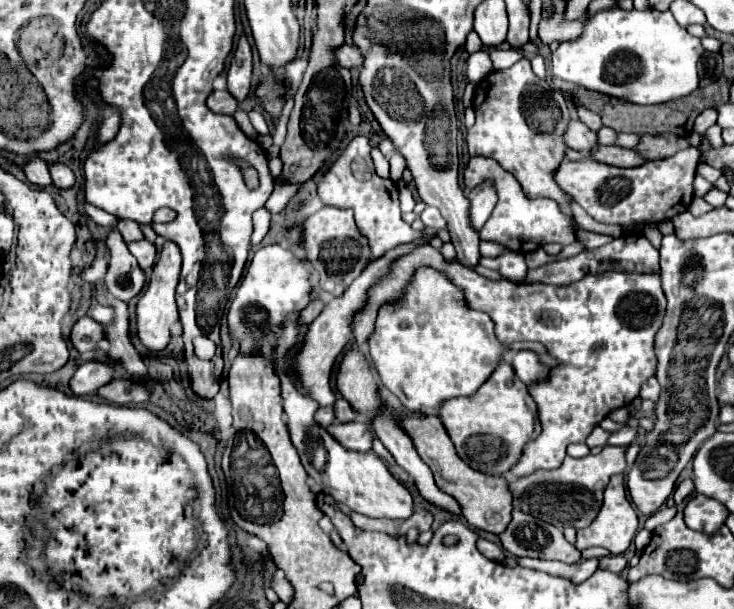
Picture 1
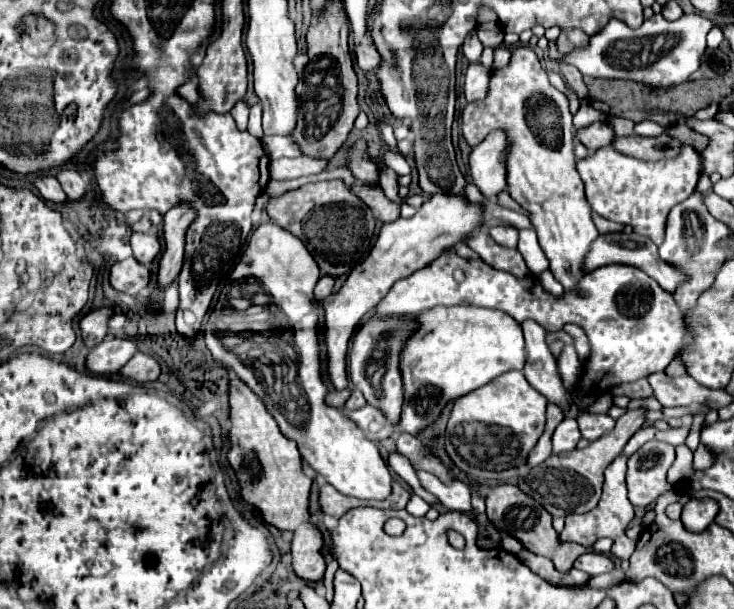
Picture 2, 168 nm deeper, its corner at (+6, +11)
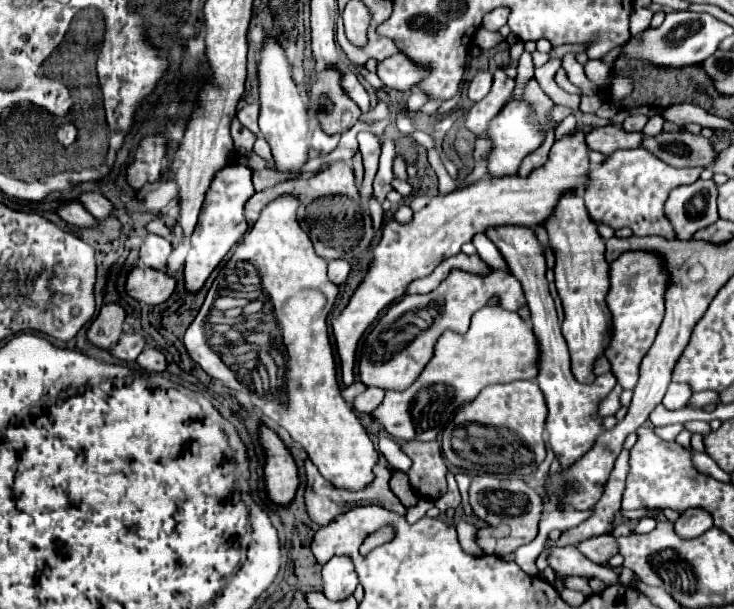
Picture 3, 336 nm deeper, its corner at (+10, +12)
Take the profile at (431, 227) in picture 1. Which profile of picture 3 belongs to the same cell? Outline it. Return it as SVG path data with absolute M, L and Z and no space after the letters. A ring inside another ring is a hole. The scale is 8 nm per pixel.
M577 130L557 140L551 148L545 166L541 166L527 178L505 176L491 180L475 180L469 186L455 188L445 196L439 194L431 198L431 202L423 210L415 212L411 222L407 224L399 224L397 220L389 218L383 226L381 242L373 248L373 260L361 284L355 288L353 296L349 298L341 314L331 316L343 384L349 386L355 380L353 364L355 364L355 350L359 338L375 322L375 318L383 308L387 308L391 302L403 296L405 286L409 282L413 282L415 278L429 276L437 268L437 264L441 264L449 256L459 254L463 244L471 242L475 234L487 232L489 226L542 225L543 220L549 218L551 208L555 208L559 196L563 196L567 190L579 190L579 186L587 178L587 172L589 172L589 158L587 158L585 132Z

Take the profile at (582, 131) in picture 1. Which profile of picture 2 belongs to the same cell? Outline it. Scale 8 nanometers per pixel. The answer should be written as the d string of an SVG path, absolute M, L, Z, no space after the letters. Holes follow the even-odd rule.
M595 123L595 125L589 125L587 129L581 129L575 133L577 139L589 149L589 151L597 151L605 145L611 145L611 141L615 139L615 133L613 133L613 127L609 123Z

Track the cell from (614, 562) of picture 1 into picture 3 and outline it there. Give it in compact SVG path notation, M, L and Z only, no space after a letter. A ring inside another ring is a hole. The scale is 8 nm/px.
M553 548L553 552L549 554L549 566L559 576L557 582L555 582L557 590L563 588L561 576L569 576L569 574L571 576L583 576L583 578L599 578L607 586L609 584L619 584L619 578L617 578L613 568L587 560L577 548Z

